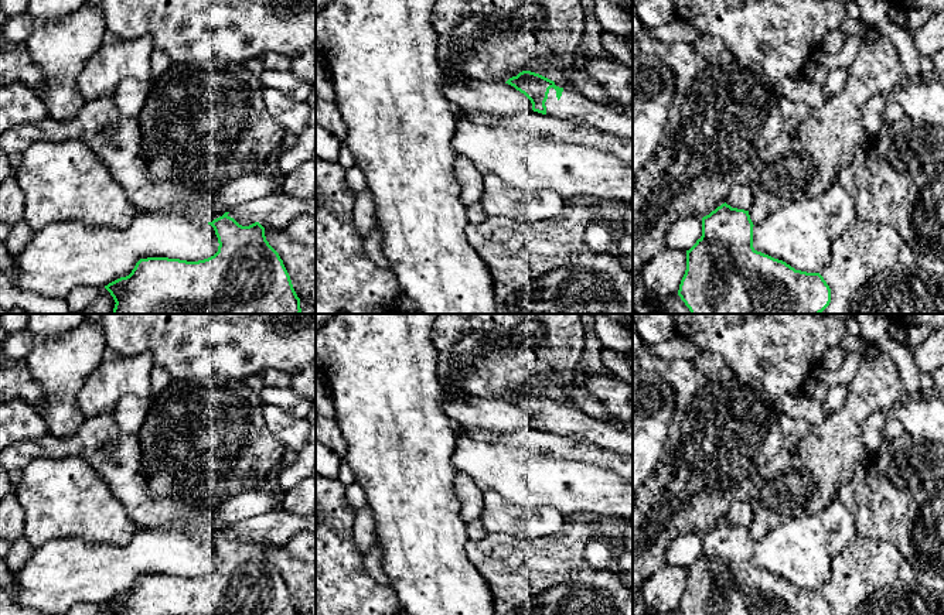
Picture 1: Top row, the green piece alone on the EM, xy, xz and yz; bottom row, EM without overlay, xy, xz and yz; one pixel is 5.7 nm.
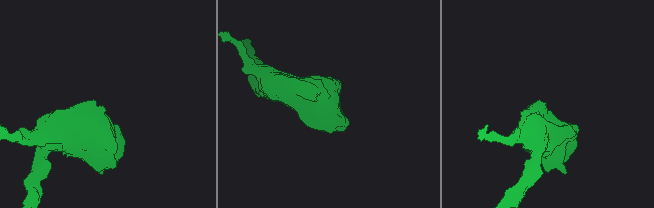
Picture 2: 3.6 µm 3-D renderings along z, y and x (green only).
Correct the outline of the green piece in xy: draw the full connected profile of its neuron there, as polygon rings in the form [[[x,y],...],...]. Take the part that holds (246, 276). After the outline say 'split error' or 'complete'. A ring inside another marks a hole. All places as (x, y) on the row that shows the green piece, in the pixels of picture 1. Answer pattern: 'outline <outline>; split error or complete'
outline [[[277,191],[225,212],[208,222],[219,243],[214,256],[198,262],[168,257],[140,259],[129,276],[105,286],[116,303],[113,314],[300,314],[300,298],[293,288],[283,260],[265,236],[266,228],[284,229],[300,215],[316,216],[316,195],[301,201]]]; split error

